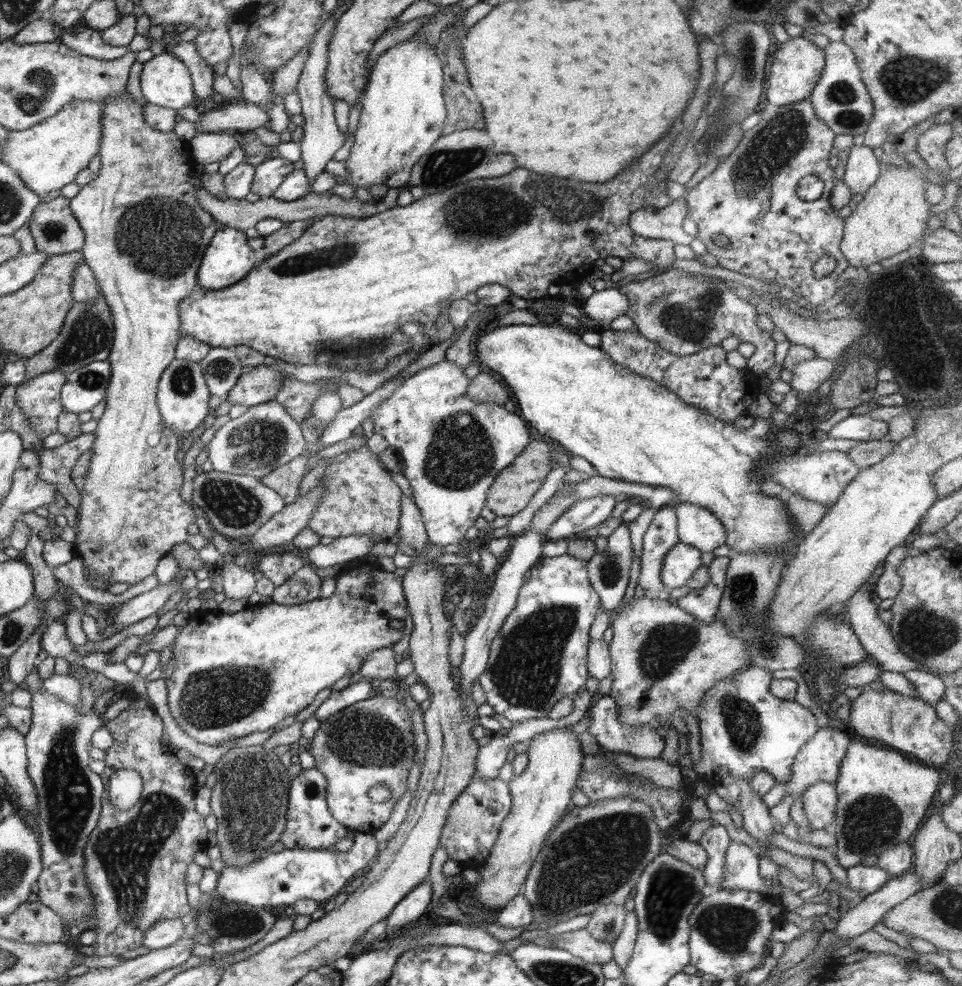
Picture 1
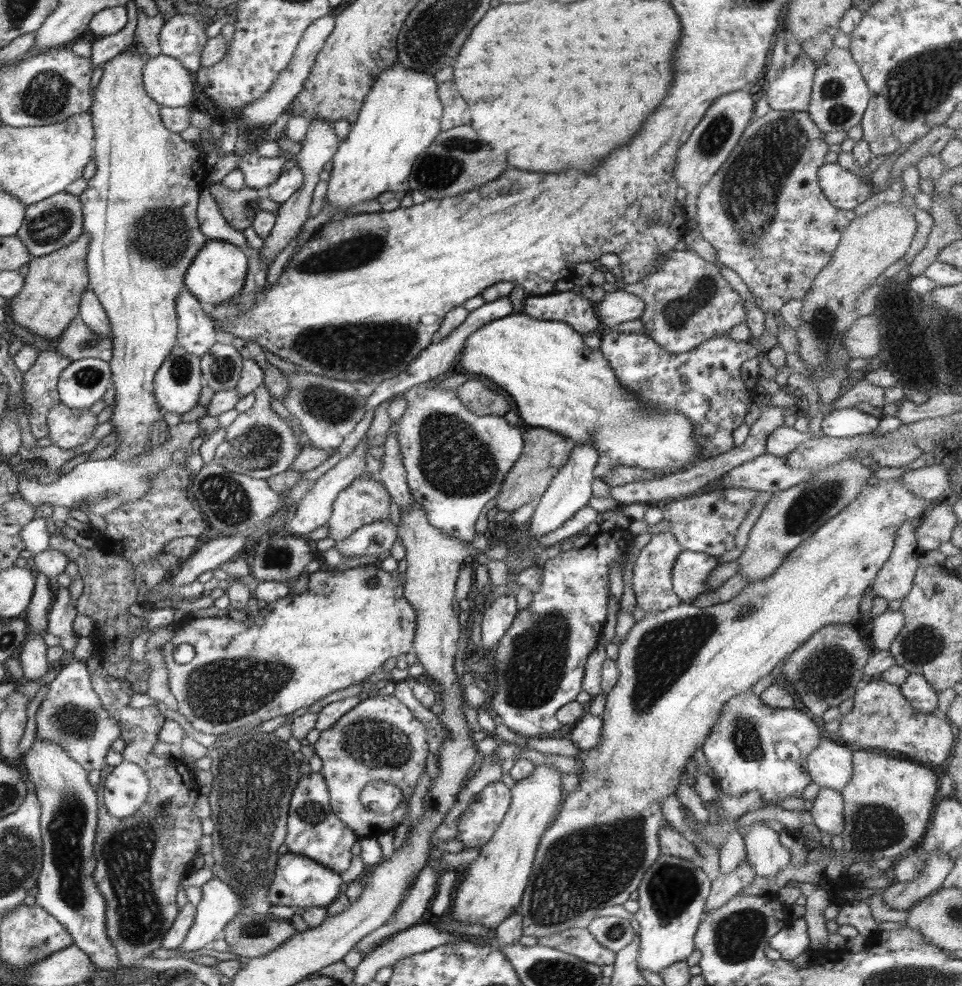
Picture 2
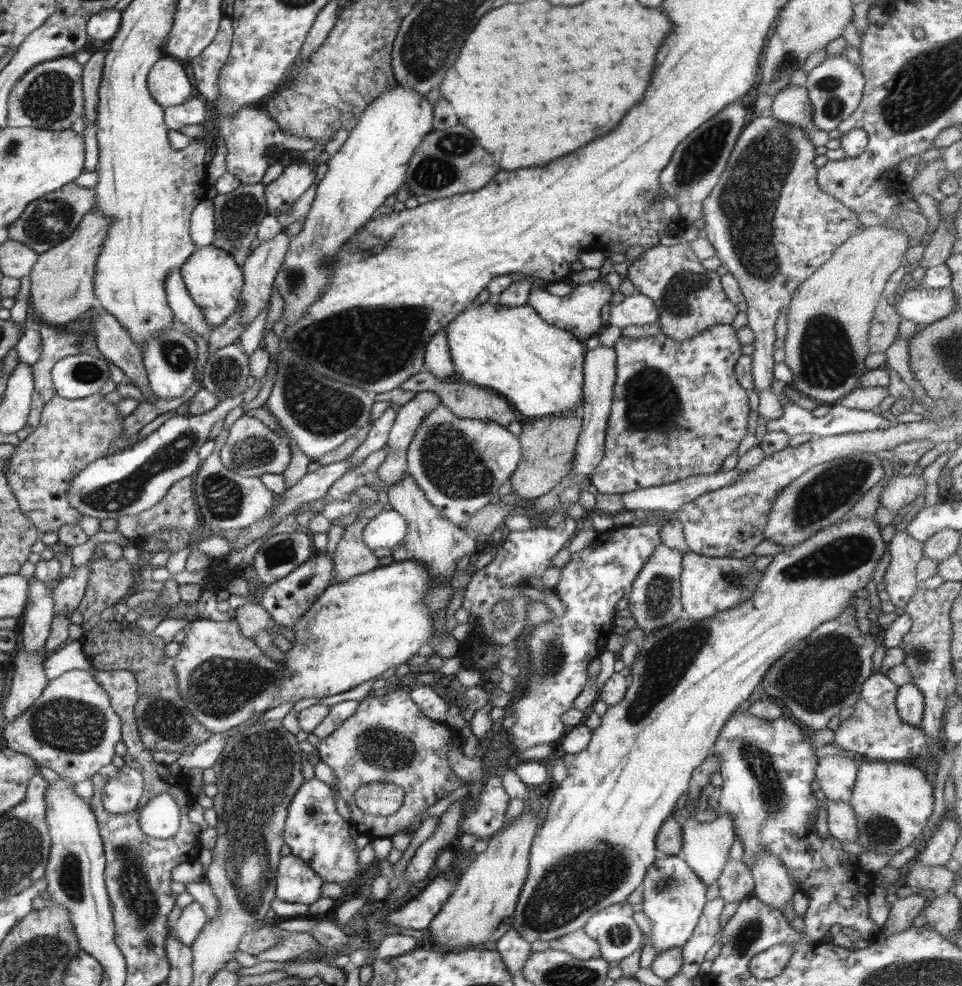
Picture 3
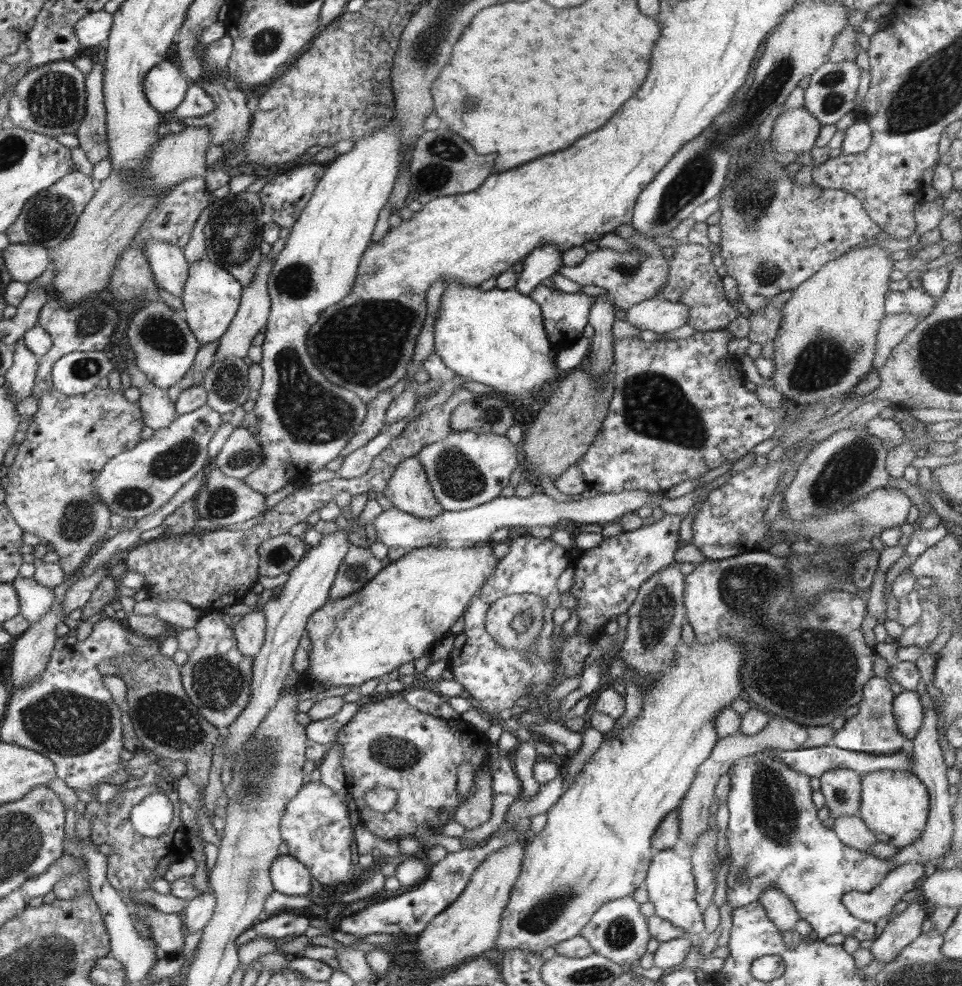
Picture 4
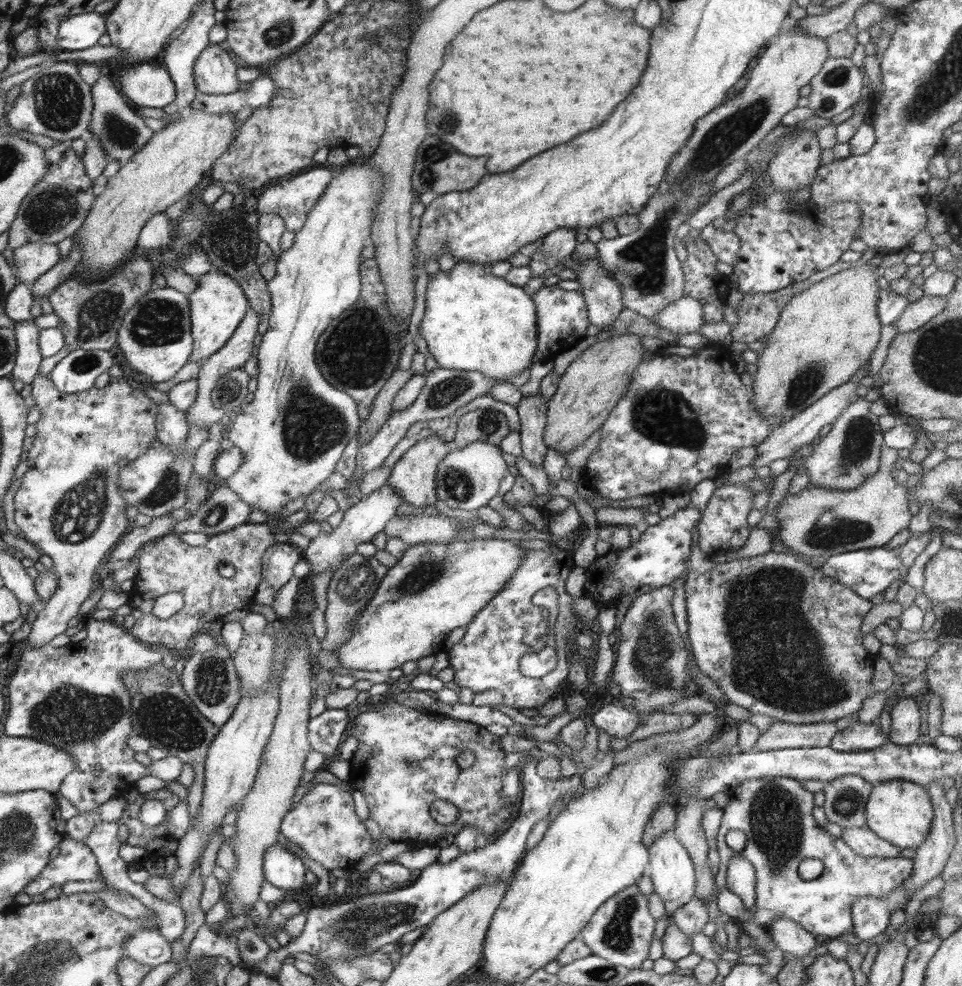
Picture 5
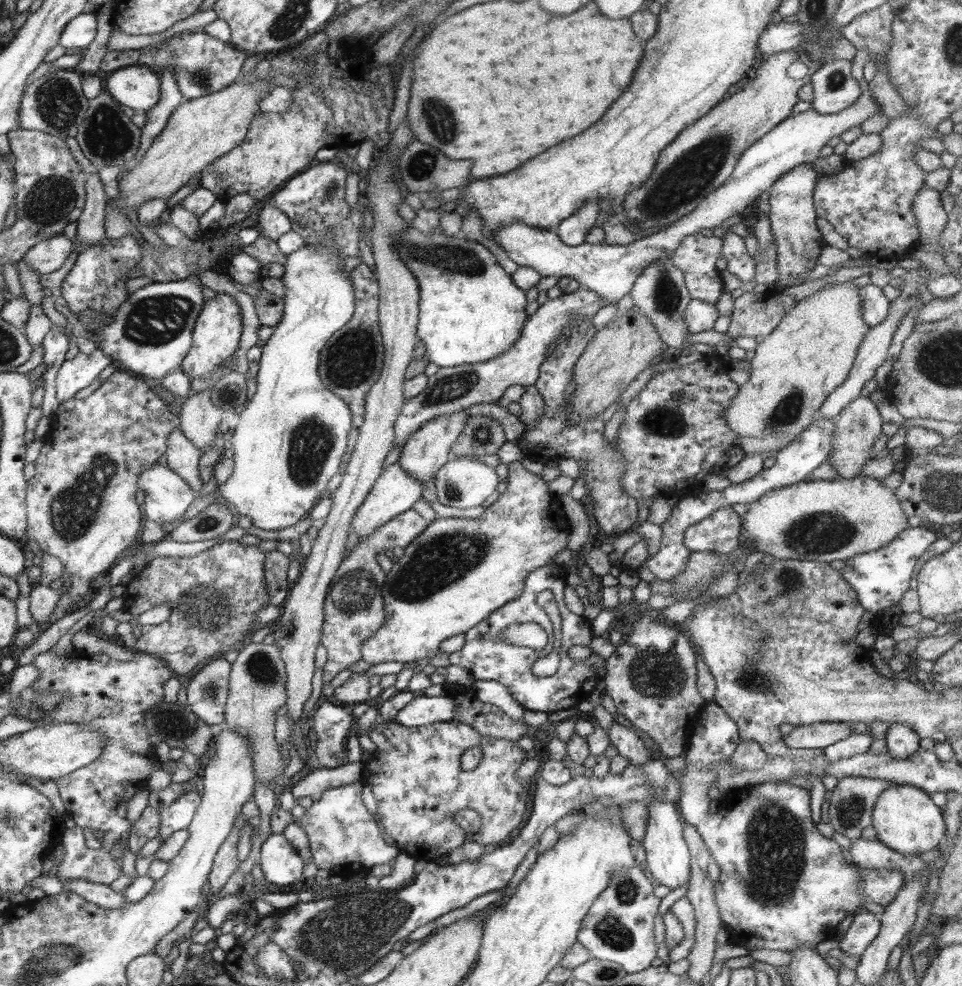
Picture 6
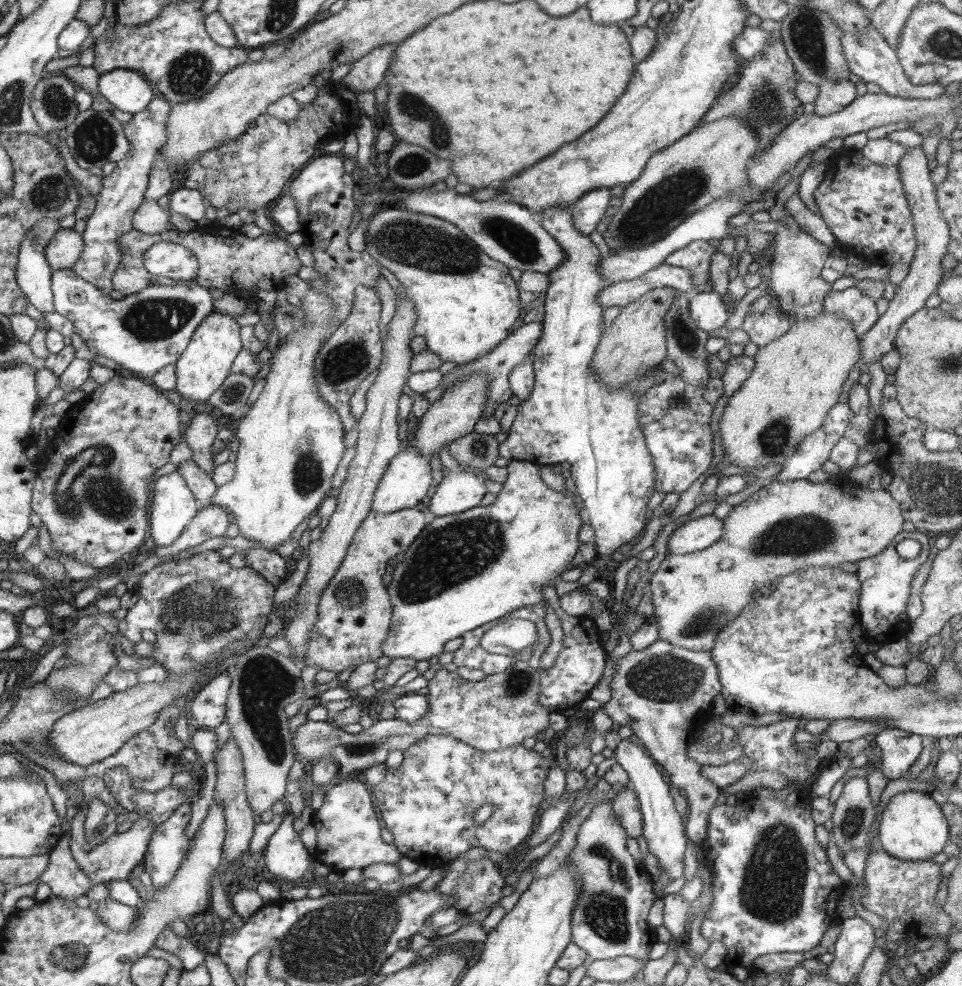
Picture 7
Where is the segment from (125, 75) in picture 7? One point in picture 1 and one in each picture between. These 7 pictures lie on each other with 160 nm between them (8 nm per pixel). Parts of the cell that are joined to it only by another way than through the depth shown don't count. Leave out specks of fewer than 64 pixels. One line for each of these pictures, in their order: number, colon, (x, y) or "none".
1: (165, 81)
2: (166, 80)
3: (168, 82)
4: (166, 86)
5: (146, 85)
6: (137, 87)

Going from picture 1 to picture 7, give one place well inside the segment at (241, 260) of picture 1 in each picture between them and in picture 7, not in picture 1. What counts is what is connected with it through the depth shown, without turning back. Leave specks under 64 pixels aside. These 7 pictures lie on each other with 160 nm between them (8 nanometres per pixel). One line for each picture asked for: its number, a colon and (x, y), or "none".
2: (217, 274)
3: (213, 279)
4: (211, 296)
5: (217, 306)
6: (216, 336)
7: (207, 362)

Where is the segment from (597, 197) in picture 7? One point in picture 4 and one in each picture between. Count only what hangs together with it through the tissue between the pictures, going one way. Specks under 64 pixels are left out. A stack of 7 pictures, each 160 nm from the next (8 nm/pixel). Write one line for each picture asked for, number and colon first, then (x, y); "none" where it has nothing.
4: (544, 261)
5: (557, 246)
6: (573, 230)

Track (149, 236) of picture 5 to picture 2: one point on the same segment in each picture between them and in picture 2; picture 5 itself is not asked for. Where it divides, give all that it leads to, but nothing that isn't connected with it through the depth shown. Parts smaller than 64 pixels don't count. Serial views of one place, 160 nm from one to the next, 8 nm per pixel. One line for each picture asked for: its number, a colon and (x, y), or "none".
2: (196, 334)
3: (184, 308)
4: (170, 268)

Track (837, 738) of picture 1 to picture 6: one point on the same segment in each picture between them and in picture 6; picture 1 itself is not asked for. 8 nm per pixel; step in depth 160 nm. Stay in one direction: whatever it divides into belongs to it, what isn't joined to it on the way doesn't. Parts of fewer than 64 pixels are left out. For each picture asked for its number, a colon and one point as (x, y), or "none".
2: (830, 765)
3: (836, 775)
4: (842, 788)
5: (846, 796)
6: (849, 809)

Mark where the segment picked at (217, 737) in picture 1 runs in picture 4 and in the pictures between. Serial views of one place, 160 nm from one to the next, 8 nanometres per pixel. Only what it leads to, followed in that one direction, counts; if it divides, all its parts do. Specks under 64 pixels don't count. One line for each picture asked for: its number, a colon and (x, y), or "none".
2: (338, 632)
3: (358, 628)
4: (411, 604)

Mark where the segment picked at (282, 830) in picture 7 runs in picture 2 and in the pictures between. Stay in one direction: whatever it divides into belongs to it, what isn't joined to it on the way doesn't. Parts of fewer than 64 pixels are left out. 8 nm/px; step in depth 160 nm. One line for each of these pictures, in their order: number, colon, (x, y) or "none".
2: (298, 880)
3: (295, 881)
4: (289, 876)
5: (281, 867)
6: (281, 864)

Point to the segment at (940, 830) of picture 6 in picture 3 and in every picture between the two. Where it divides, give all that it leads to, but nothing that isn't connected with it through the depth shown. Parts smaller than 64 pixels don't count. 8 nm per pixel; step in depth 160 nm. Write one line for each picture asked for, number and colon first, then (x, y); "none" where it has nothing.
3: (892, 800)
4: (894, 805)
5: (899, 811)

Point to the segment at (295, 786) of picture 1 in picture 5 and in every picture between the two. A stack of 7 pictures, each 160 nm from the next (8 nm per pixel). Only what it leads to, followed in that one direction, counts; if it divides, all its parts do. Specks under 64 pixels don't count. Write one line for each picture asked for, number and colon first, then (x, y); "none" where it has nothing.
2: (313, 830)
3: (315, 832)
4: (316, 827)
5: (324, 825)

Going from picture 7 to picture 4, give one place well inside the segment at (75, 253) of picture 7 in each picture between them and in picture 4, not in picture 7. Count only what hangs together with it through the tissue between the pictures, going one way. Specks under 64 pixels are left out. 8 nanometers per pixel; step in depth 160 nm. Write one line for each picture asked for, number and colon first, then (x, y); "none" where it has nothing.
4: (25, 262)
5: (32, 260)
6: (47, 256)

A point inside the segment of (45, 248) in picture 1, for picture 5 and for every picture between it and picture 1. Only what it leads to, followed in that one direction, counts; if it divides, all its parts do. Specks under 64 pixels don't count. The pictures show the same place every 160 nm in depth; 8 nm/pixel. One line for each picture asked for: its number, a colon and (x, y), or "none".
2: (53, 223)
3: (48, 221)
4: (48, 217)
5: (56, 208)

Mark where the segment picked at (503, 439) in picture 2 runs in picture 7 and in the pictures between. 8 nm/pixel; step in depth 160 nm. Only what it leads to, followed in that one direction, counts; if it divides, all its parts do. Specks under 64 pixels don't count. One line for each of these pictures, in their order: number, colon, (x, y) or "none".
3: (459, 463)
4: (465, 469)
5: (469, 477)
6: (462, 482)
7: (458, 492)

